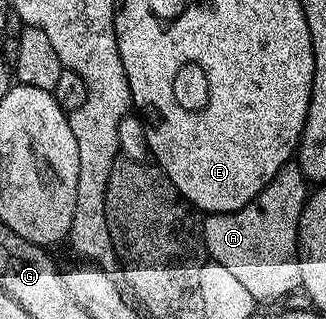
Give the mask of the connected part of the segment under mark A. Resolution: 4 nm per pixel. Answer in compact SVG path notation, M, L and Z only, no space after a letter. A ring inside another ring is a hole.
M288 164L282 173L271 181L245 208L232 214L213 214L202 219L203 238L207 241L208 255L214 261L229 268L238 280L241 280L249 292L255 297L256 303L275 302L286 294L297 291L303 285L303 260L299 240L299 224L303 220L303 210L307 207L309 197L308 179L298 165Z

